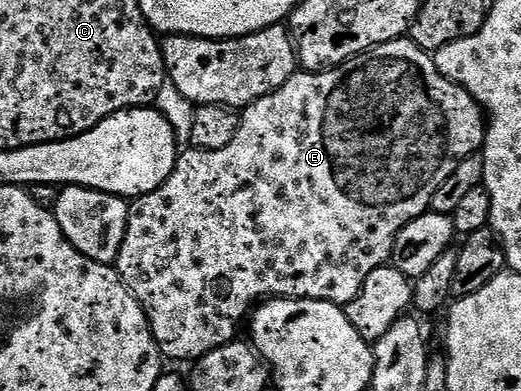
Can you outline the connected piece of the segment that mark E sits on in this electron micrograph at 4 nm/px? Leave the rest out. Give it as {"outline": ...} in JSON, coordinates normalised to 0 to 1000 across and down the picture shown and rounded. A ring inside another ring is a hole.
{"outline":[[[787,97],[733,113],[624,184],[568,182],[547,220],[464,279],[455,353],[447,353],[432,384],[390,389],[382,379],[361,376],[345,386],[328,453],[301,488],[265,504],[250,524],[240,619],[232,619],[232,639],[217,680],[228,693],[248,752],[255,752],[278,793],[290,859],[305,877],[305,898],[315,913],[322,923],[380,926],[393,905],[445,880],[461,857],[459,836],[476,826],[482,801],[507,767],[622,767],[653,783],[678,772],[678,762],[693,752],[701,711],[749,668],[762,598],[770,598],[787,563],[825,535],[839,476],[877,435],[885,409],[914,396],[933,350],[935,312],[919,263],[885,217],[848,194],[829,136],[802,123]]]}

